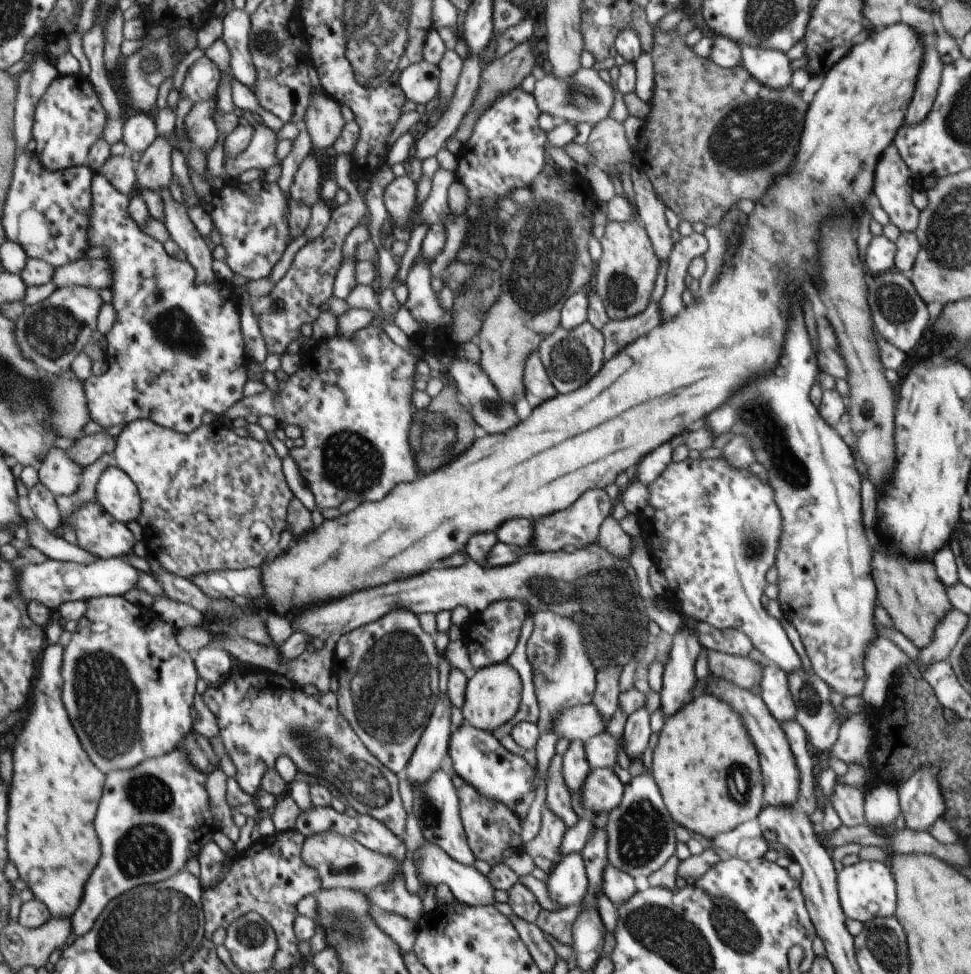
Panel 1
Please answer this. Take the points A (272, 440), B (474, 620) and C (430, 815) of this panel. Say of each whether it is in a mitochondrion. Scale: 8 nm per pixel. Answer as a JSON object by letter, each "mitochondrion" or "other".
{"A":"other","B":"other","C":"mitochondrion"}

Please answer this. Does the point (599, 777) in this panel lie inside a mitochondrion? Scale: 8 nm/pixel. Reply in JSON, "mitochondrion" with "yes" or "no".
{"mitochondrion":"no"}

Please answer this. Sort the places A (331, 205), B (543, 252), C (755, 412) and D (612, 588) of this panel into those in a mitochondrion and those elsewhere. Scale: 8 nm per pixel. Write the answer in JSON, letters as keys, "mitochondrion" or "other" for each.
{"A":"other","B":"mitochondrion","C":"mitochondrion","D":"mitochondrion"}

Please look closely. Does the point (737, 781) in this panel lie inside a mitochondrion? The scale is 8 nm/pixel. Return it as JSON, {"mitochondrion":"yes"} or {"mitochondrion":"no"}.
{"mitochondrion":"yes"}

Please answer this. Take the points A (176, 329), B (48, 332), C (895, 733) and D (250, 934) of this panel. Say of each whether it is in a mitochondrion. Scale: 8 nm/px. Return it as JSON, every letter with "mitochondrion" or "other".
{"A":"mitochondrion","B":"mitochondrion","C":"other","D":"mitochondrion"}

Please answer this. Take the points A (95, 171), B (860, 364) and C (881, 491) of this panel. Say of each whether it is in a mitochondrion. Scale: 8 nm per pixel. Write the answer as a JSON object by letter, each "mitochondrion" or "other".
{"A":"other","B":"other","C":"other"}

